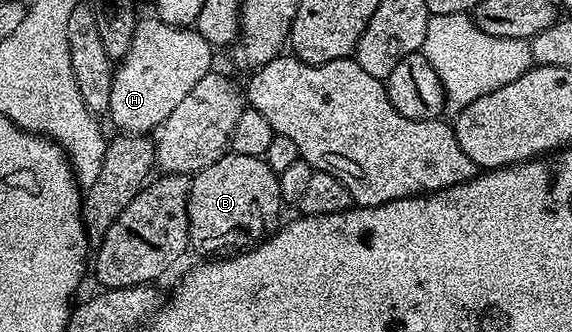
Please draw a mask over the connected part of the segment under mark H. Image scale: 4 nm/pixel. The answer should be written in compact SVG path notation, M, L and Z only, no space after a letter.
M149 16L146 22L145 19L138 21L131 40L131 48L127 56L116 63L113 71L108 121L113 121L121 134L149 134L156 131L178 107L183 96L214 69L213 54L215 54L214 47L209 46L207 40L203 40L203 36L199 36L195 28L163 24L155 16Z

